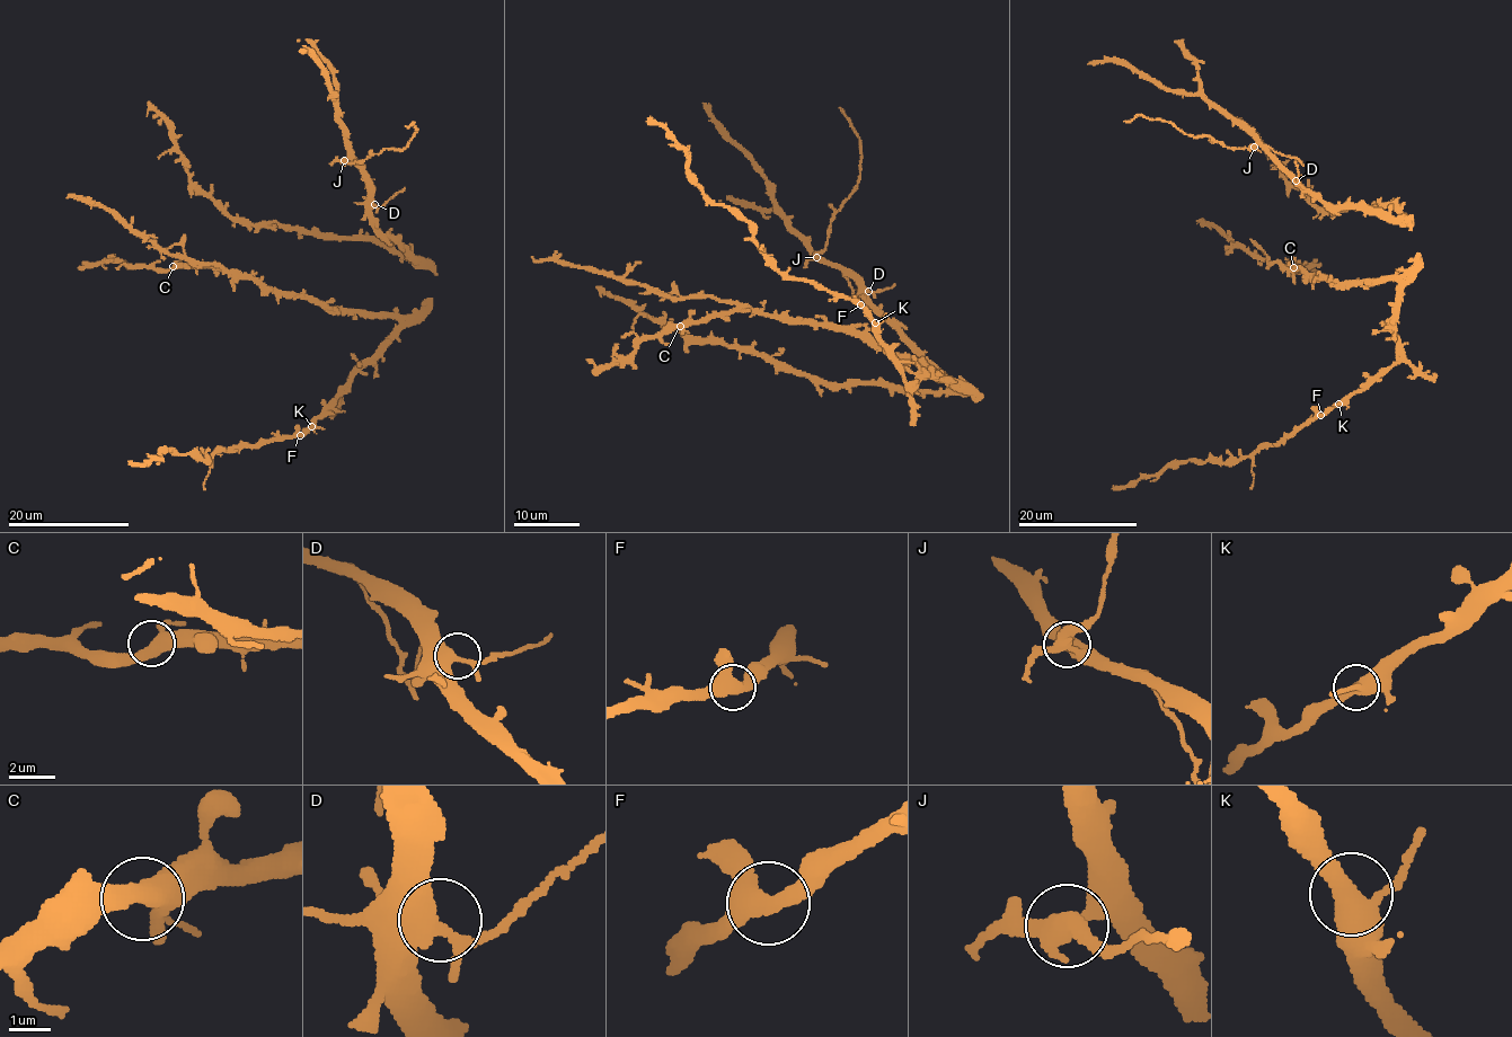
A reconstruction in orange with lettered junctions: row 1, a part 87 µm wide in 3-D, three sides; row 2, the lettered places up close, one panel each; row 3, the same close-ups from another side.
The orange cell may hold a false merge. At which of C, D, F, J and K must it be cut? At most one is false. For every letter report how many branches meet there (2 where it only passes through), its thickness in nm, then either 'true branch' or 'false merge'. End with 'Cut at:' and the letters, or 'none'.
C: 3 | 420 nm | true branch
D: 3 | 400 nm | true branch
F: 3 | 420 nm | true branch
J: 3 | 400 nm | false merge
K: 3 | 400 nm | true branch
Cut at: J

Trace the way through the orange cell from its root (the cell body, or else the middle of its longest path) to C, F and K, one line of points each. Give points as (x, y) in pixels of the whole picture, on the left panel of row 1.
C: (401, 329), (396, 318), (328, 310), (300, 295), (262, 290), (252, 280), (233, 277), (228, 271), (173, 266)
F: (401, 329), (300, 435)
K: (401, 329), (352, 378), (311, 426)

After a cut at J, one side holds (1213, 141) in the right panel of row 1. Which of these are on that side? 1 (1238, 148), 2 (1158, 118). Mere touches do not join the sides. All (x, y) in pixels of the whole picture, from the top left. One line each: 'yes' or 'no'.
1: yes
2: yes

